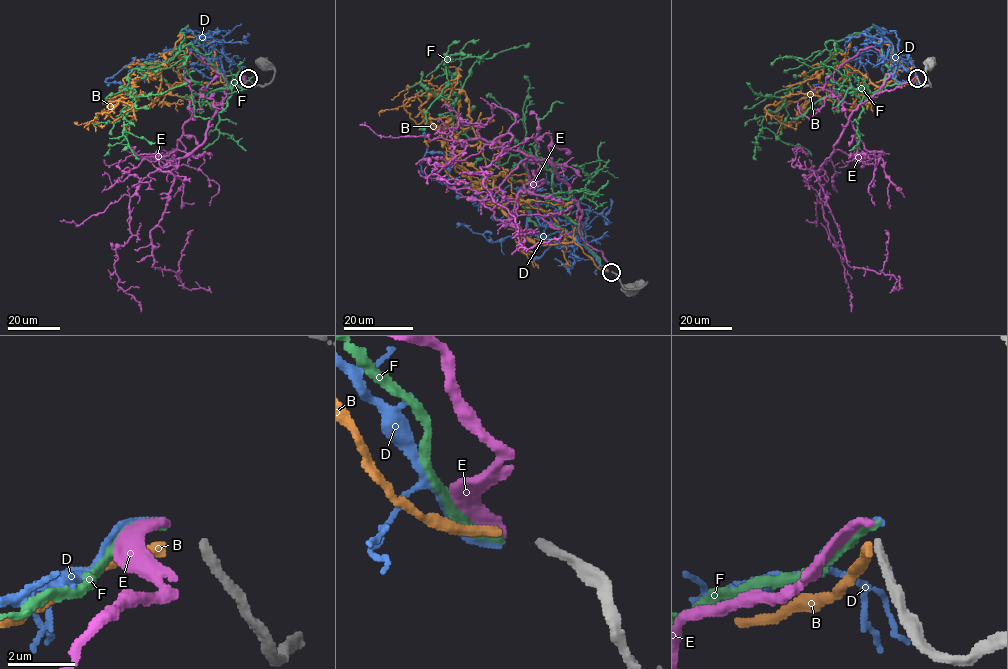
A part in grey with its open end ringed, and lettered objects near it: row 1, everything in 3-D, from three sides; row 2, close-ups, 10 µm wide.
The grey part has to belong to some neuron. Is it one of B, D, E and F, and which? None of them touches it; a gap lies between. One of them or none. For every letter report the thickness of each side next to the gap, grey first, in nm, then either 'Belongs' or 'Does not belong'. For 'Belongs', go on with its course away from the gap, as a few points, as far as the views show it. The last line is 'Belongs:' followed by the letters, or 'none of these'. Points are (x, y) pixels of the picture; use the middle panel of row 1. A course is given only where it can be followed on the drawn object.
B: Thickness 280 nm (grey) against 280 nm. Does not belong
D: Thickness 280 nm (grey) against 240 nm. Does not belong
E: Thickness 280 nm (grey) against 320 nm. Belongs. Its course: (608, 271), (553, 166), (497, 138), (512, 136), (480, 167), (483, 186), (523, 247), (560, 243)
F: Thickness 280 nm (grey) against 240 nm. Does not belong
Belongs: E

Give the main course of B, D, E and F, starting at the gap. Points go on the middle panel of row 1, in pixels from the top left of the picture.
B: (608, 271), (574, 242), (534, 244), (456, 162), (421, 106), (456, 79), (457, 68), (448, 103), (451, 110)
D: (608, 272), (577, 237), (562, 246), (551, 206), (483, 200), (421, 169), (427, 152), (449, 156)
E: (608, 271), (553, 166), (497, 138), (512, 136), (480, 167), (483, 186), (523, 247), (560, 243)
F: (608, 271), (580, 226), (530, 218), (520, 148), (456, 131), (445, 63), (448, 84), (418, 129)

